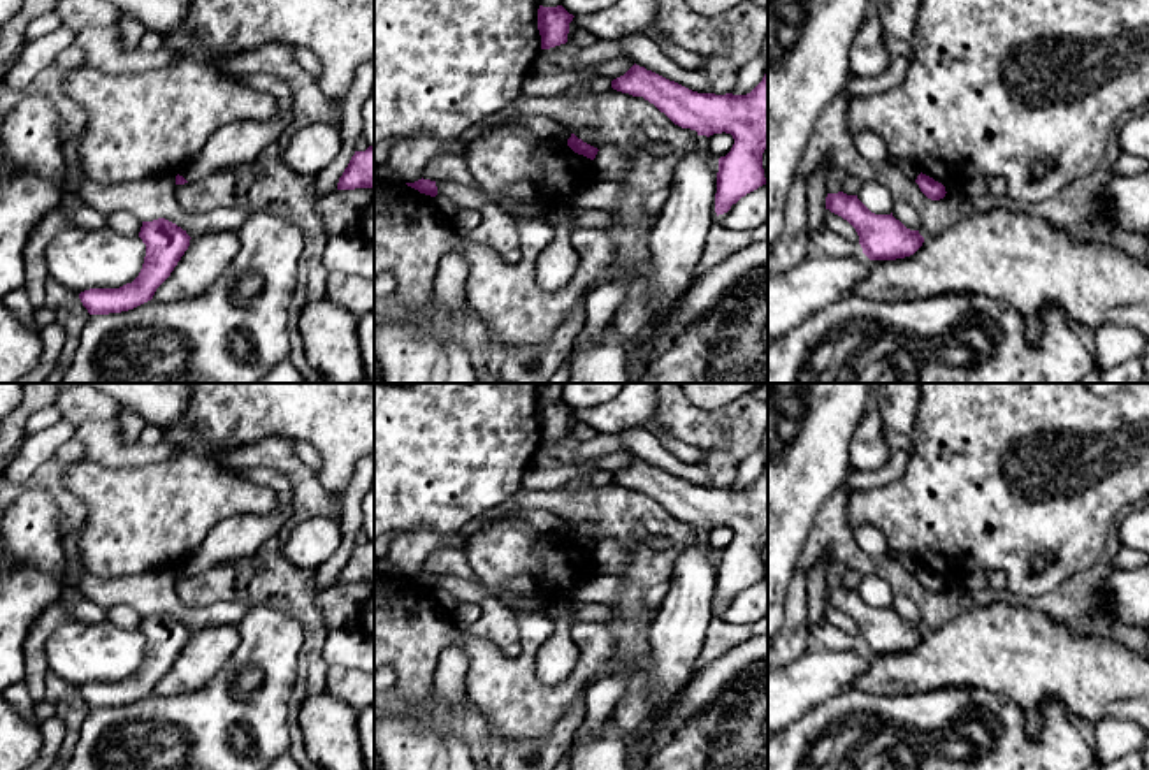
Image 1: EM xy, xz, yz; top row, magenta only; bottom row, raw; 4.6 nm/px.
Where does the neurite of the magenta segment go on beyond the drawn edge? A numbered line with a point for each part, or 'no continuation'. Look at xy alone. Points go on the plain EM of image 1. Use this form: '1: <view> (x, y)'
no continuation

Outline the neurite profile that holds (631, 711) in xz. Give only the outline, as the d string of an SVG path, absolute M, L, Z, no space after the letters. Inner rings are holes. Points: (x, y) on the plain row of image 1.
M636 666L625 675L624 694L611 714L613 723L624 735L634 731L647 719L650 708L648 687L650 675L645 666Z

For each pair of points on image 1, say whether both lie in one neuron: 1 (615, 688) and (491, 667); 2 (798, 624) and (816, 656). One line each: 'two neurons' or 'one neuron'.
1: two neurons
2: two neurons

